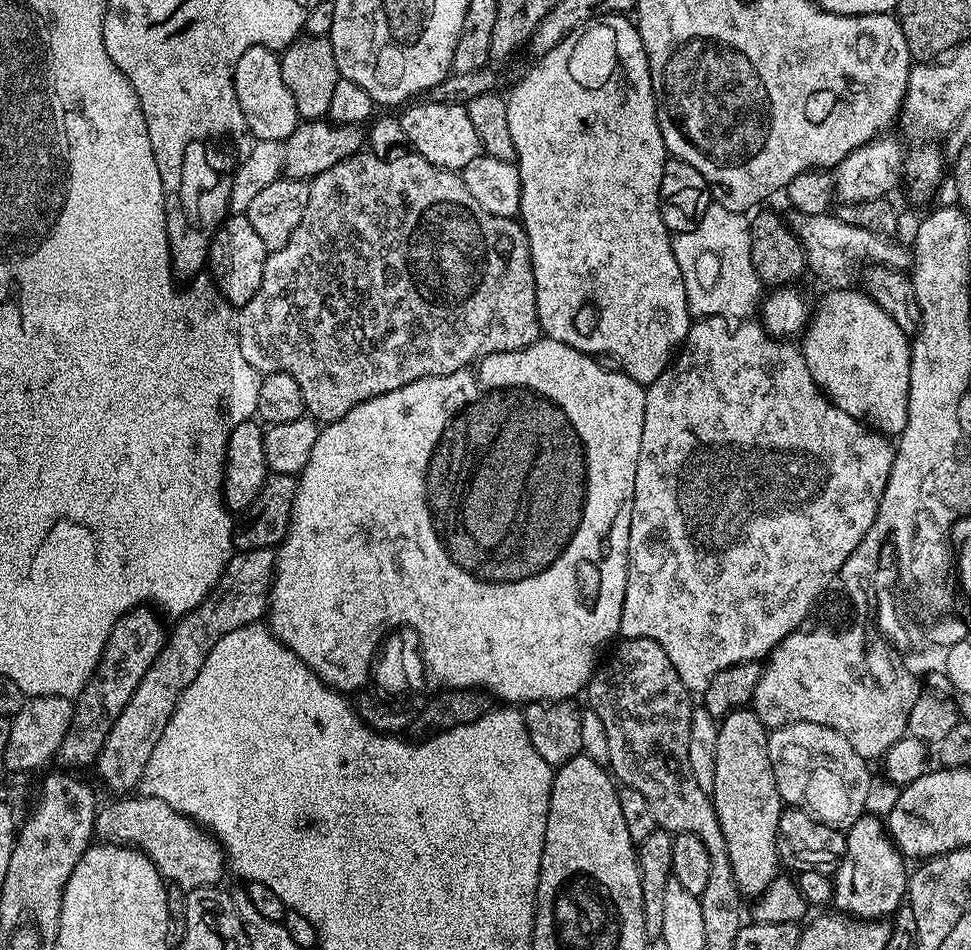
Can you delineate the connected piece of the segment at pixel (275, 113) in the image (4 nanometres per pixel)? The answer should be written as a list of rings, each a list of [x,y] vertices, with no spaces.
[[[251,47],[242,54],[235,64],[235,94],[242,108],[245,129],[253,139],[283,142],[300,123],[294,98],[282,81],[279,55],[271,48]]]

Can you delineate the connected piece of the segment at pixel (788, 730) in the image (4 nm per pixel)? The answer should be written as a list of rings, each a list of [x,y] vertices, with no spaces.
[[[799,720],[797,724],[777,728],[769,735],[768,753],[778,794],[788,808],[799,808],[818,822],[841,830],[851,828],[859,816],[865,815],[867,808],[864,807],[868,804],[868,791],[872,788],[872,776],[868,773],[869,761],[860,756],[858,750],[850,746],[848,739],[838,734],[838,730]]]

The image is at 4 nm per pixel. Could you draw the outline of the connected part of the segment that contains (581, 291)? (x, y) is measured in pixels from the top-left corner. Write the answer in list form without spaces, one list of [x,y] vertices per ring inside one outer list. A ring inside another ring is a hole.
[[[617,14],[614,16],[599,16],[596,20],[589,20],[583,28],[579,29],[571,38],[558,42],[558,46],[554,46],[554,50],[550,50],[550,54],[539,57],[535,61],[536,64],[516,85],[512,88],[512,93],[507,93],[508,117],[510,118],[510,138],[514,138],[514,146],[516,147],[516,159],[514,161],[520,170],[520,214],[519,223],[524,225],[524,233],[528,236],[528,249],[530,250],[530,258],[532,259],[532,269],[534,270],[534,286],[536,287],[536,305],[538,306],[538,318],[540,319],[541,333],[547,339],[557,340],[563,344],[568,344],[572,348],[576,348],[580,352],[589,354],[601,354],[605,352],[608,356],[613,356],[617,360],[619,367],[630,378],[634,378],[634,382],[645,386],[652,384],[658,377],[670,367],[670,361],[673,359],[674,353],[683,345],[684,340],[688,336],[690,327],[690,297],[688,295],[688,287],[684,285],[682,278],[682,270],[678,266],[678,262],[674,258],[674,250],[672,249],[672,236],[667,226],[662,222],[660,217],[660,187],[662,186],[662,170],[664,169],[664,161],[669,159],[670,153],[664,146],[662,138],[662,130],[658,126],[658,118],[656,117],[656,102],[658,99],[657,89],[652,87],[652,79],[650,78],[650,70],[648,69],[648,55],[642,46],[642,38],[635,23],[629,19],[627,15]]]

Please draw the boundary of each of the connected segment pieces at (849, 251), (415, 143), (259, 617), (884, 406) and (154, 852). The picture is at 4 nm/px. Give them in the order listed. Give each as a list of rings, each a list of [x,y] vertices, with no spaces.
[[[793,211],[791,215],[790,227],[804,248],[807,271],[813,272],[820,280],[832,280],[835,276],[842,275],[851,264],[864,259],[864,261],[886,264],[901,270],[909,267],[909,249],[895,239],[870,234],[870,230],[862,230],[858,226],[850,226],[850,222],[842,222],[835,214],[828,212],[804,216],[798,211]]]
[[[420,102],[409,103],[403,109],[405,112],[399,113],[402,134],[407,147],[412,147],[409,149],[415,155],[426,158],[426,162],[430,162],[434,166],[449,170],[462,170],[467,164],[474,162],[474,158],[482,155],[480,139],[478,134],[474,134],[474,125],[470,122],[470,114],[465,105],[416,103]]]
[[[259,548],[258,550],[237,551],[230,558],[230,562],[224,567],[224,575],[220,577],[215,586],[210,589],[208,597],[202,601],[197,608],[183,613],[176,624],[176,629],[167,633],[164,648],[154,659],[153,665],[146,670],[145,677],[138,683],[133,697],[126,704],[124,713],[114,722],[109,737],[106,738],[105,746],[101,750],[98,759],[98,768],[101,768],[108,776],[116,776],[116,784],[124,790],[132,790],[139,785],[142,774],[146,770],[146,762],[150,762],[150,754],[154,754],[154,746],[158,746],[158,738],[162,738],[162,730],[170,722],[182,694],[198,678],[210,650],[230,630],[238,630],[247,624],[254,624],[265,619],[268,610],[268,594],[272,591],[272,576],[276,573],[276,553],[270,548]]]
[[[834,290],[828,293],[819,302],[813,316],[811,313],[800,349],[815,384],[828,395],[833,404],[881,435],[899,436],[909,416],[911,339],[871,296],[860,292]]]
[[[128,794],[125,800],[116,800],[109,808],[101,807],[96,814],[95,835],[126,846],[139,846],[155,863],[165,881],[177,884],[185,890],[206,888],[221,883],[226,872],[226,853],[220,840],[211,831],[205,830],[195,819],[176,812],[174,806],[162,802],[162,798],[150,798],[139,794]]]

